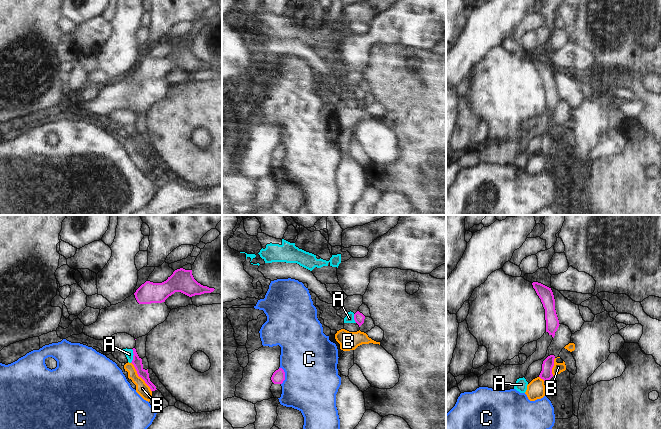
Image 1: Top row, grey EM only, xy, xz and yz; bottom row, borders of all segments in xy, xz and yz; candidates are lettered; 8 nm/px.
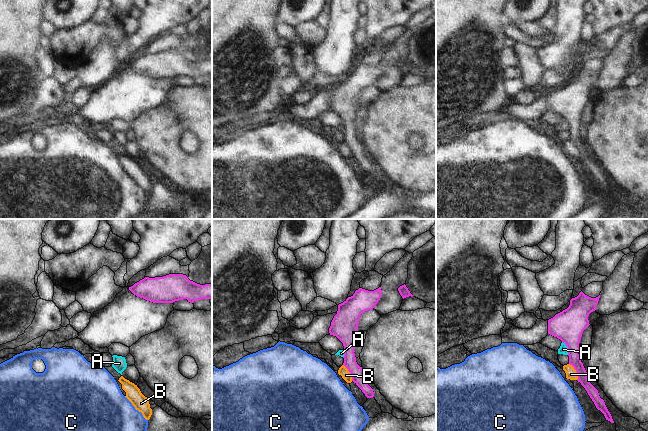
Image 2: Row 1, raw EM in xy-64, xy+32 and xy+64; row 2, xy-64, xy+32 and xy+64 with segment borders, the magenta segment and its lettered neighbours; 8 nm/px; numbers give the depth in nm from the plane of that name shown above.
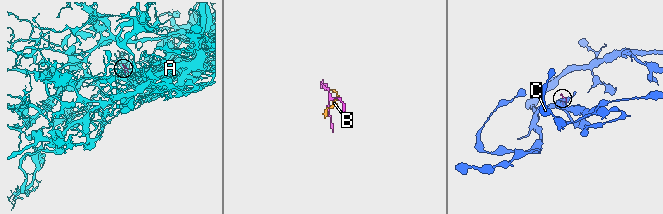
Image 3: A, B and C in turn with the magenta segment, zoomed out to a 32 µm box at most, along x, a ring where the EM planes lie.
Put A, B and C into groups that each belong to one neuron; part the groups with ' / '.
A / B / C

